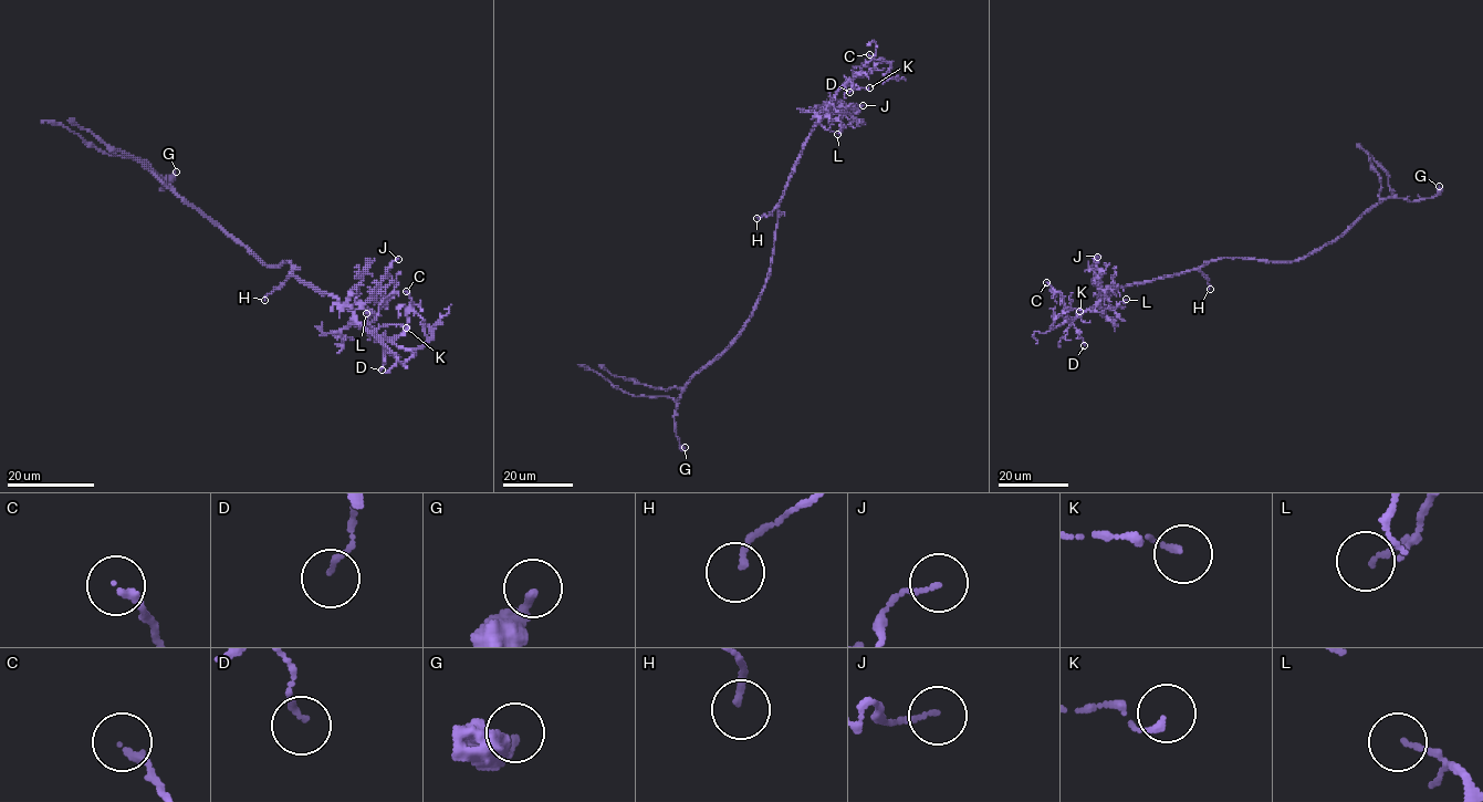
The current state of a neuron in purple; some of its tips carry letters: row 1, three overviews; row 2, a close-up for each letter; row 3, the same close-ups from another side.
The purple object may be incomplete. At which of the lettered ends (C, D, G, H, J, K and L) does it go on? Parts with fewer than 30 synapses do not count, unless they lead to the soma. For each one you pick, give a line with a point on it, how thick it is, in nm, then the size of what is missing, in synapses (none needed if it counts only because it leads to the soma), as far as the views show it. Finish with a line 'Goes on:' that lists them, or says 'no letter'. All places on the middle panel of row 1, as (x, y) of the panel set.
Goes on: no letter

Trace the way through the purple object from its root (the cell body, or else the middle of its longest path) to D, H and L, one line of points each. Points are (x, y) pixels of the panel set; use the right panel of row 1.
D: (1253, 259), (1211, 260), (1179, 273), (1117, 288), (1073, 322), (1084, 345)
H: (1253, 259), (1220, 258), (1207, 262), (1200, 271), (1210, 289)
L: (1253, 259), (1220, 258), (1179, 273), (1130, 283), (1107, 294), (1099, 304), (1114, 309), (1126, 299)

